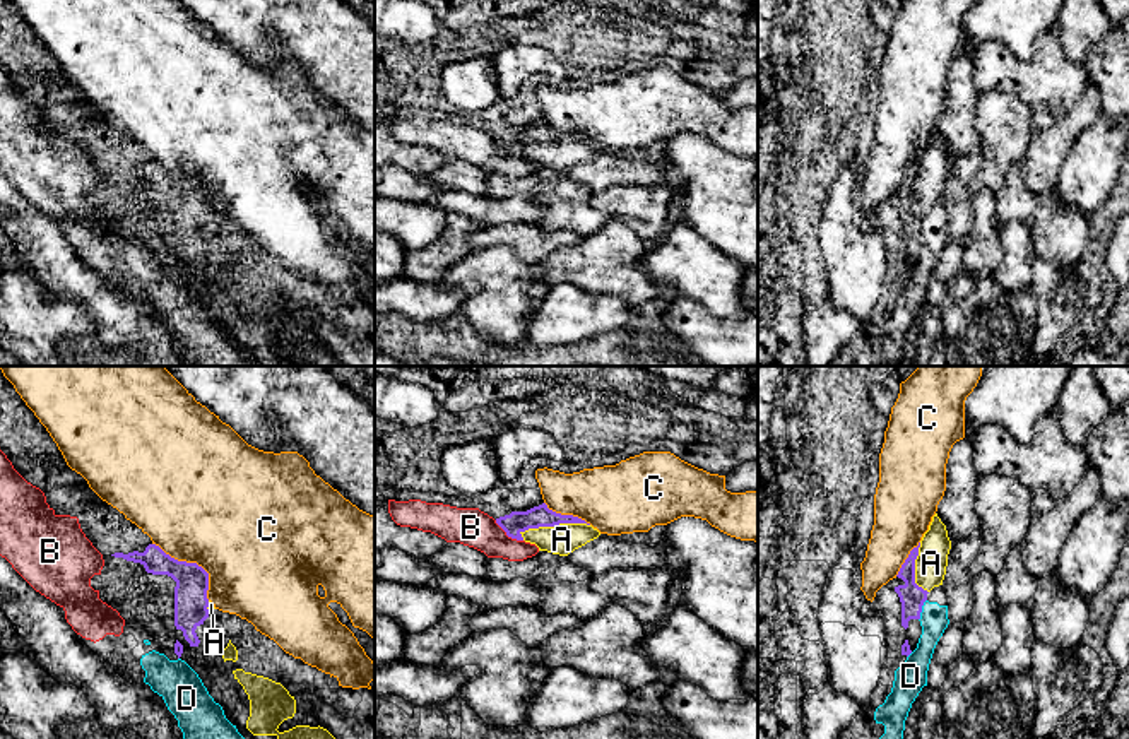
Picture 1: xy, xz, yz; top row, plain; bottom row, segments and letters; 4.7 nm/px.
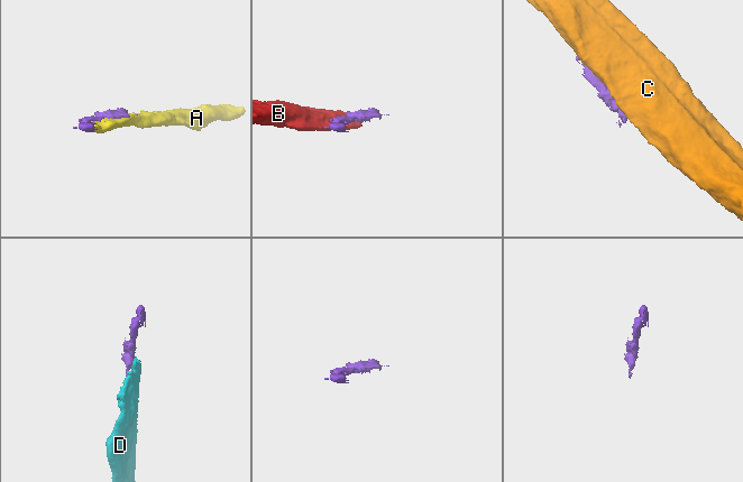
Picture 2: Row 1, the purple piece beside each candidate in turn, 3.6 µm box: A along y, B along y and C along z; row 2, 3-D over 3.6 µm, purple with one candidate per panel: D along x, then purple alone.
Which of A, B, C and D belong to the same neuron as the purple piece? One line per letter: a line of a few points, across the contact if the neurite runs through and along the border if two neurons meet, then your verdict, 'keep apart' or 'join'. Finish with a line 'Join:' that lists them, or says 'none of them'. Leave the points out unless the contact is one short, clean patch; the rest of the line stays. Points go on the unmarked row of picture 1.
A: join
B: keep apart
C: keep apart
D: yz (926, 216), (919, 236) | keep apart
Join: A

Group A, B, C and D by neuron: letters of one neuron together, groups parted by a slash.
A / B D / C

